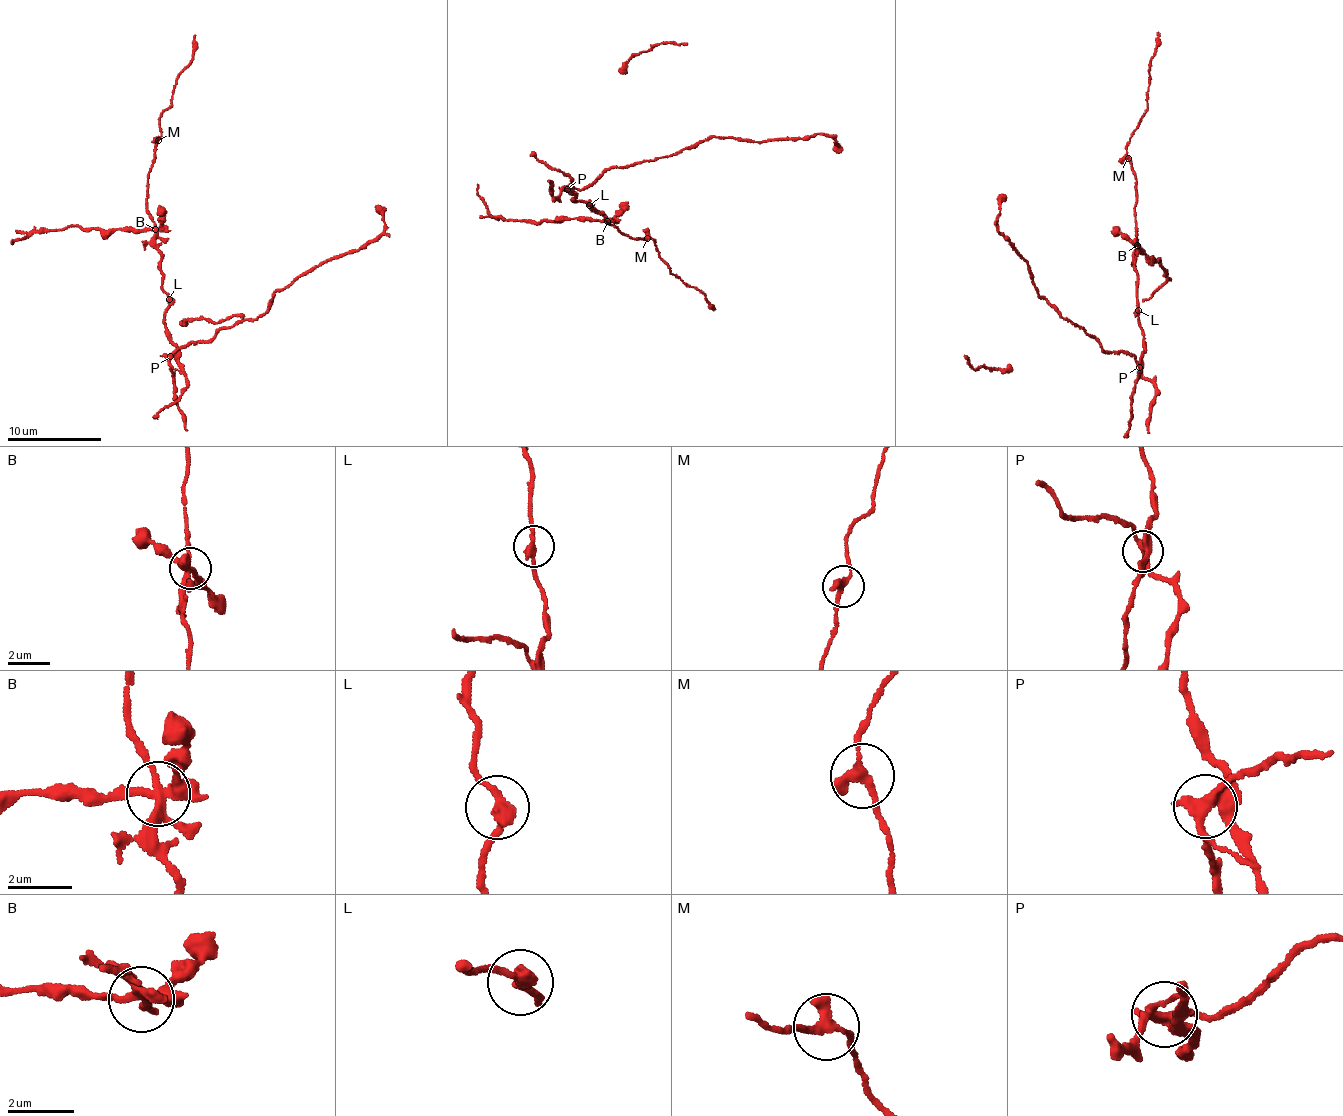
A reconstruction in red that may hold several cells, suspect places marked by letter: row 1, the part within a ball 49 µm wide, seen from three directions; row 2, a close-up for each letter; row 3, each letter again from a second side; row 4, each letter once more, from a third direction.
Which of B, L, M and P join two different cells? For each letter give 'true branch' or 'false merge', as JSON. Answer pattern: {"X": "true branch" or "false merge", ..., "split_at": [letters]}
{"B": "false merge", "L": "true branch", "M": "true branch", "P": "false merge", "split_at": ["B", "P"]}

